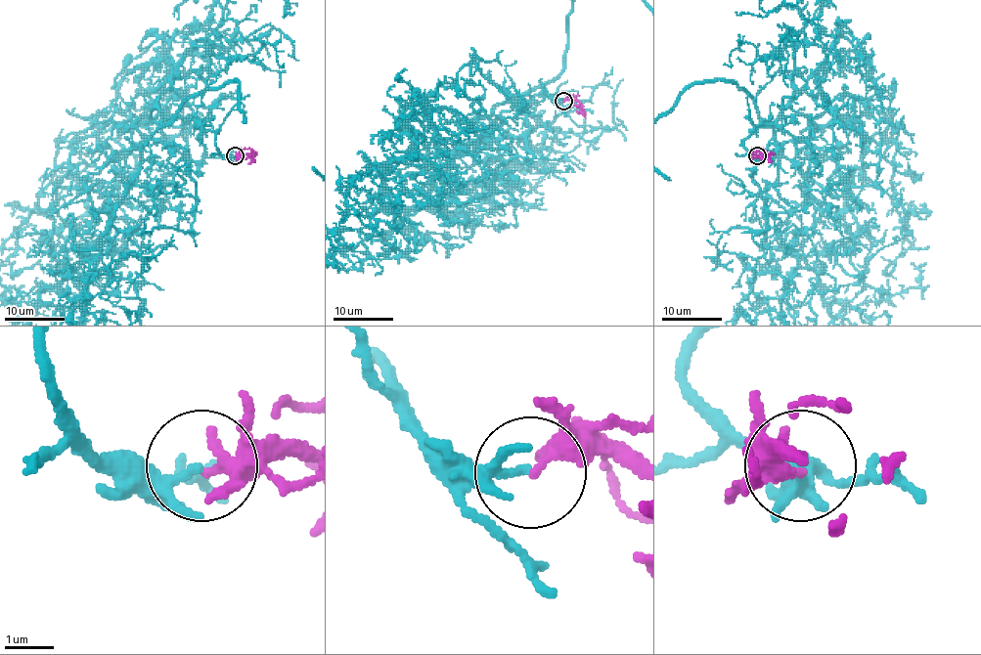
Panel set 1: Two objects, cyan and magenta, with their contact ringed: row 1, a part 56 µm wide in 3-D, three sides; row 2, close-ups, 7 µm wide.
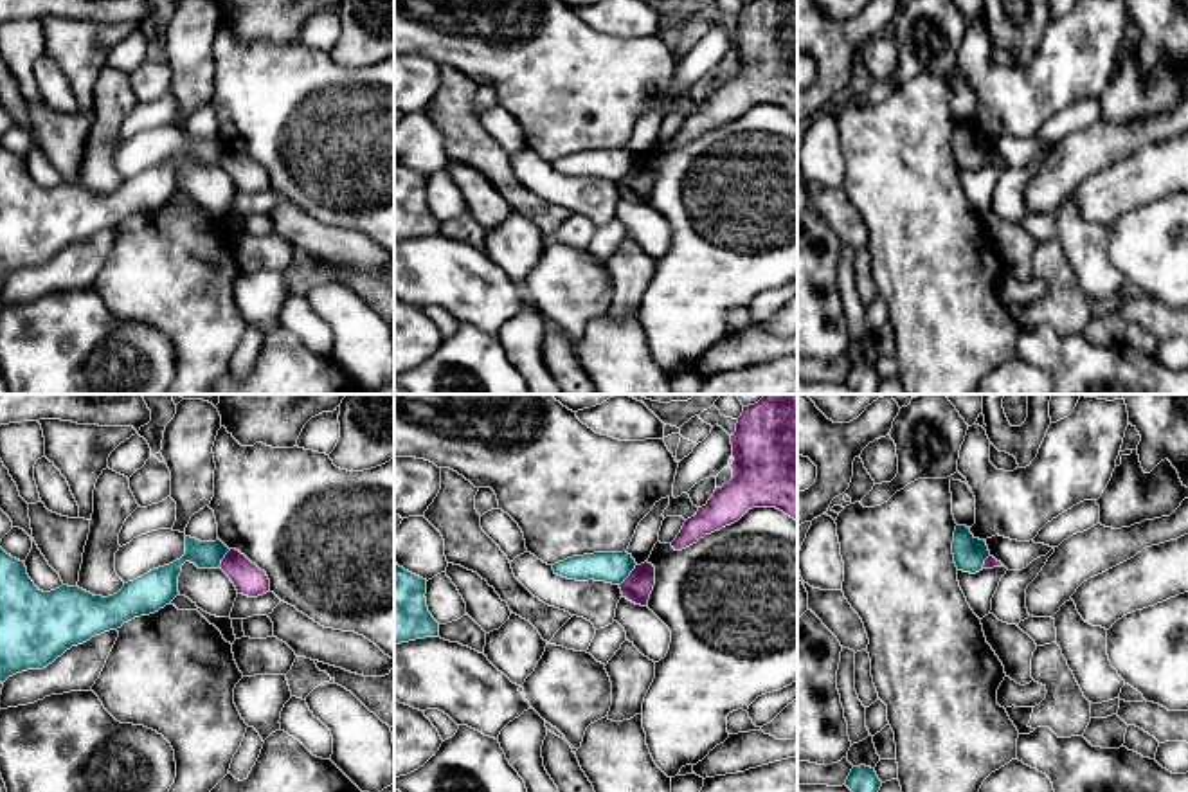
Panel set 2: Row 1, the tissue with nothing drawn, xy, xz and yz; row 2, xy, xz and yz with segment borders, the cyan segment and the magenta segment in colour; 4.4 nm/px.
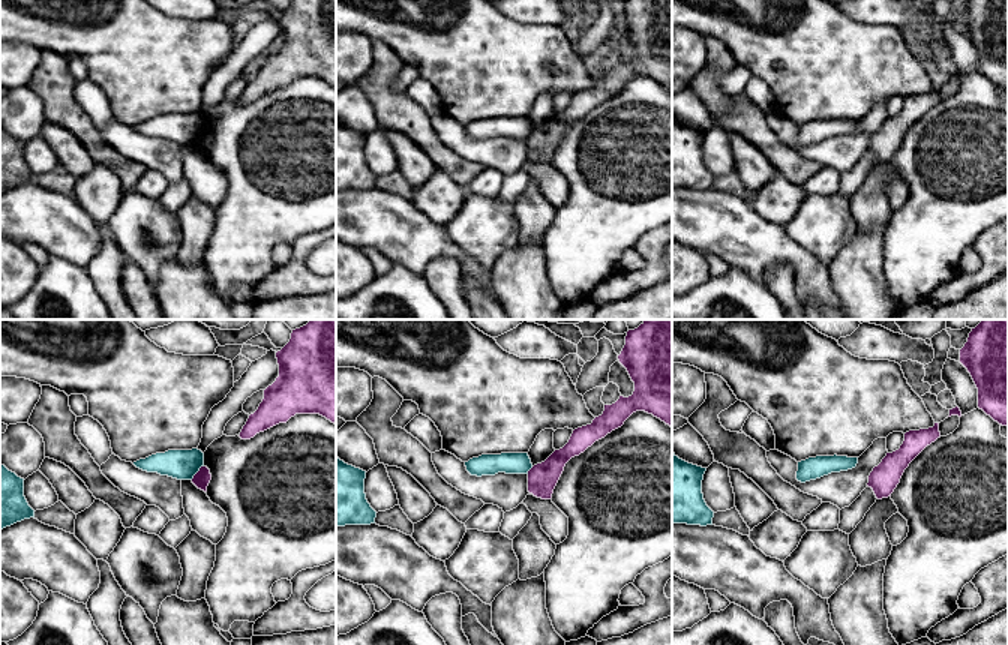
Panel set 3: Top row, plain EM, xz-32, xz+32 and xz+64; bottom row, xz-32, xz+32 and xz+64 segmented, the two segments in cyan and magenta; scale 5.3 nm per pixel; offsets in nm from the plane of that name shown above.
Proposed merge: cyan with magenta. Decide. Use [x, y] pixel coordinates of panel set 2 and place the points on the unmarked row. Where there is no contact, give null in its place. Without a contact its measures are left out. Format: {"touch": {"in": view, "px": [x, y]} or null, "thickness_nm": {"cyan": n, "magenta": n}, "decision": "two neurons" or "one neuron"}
{"touch": {"in": "xz", "px": [629, 171]}, "thickness_nm": {"cyan": 140, "magenta": 130}, "decision": "two neurons"}

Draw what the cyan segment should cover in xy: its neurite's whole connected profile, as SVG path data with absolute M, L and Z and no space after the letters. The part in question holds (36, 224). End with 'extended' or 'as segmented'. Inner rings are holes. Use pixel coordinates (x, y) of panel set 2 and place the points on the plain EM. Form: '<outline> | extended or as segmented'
M185 133L180 157L103 194L68 182L43 189L29 175L25 160L0 144L0 279L27 266L43 266L72 243L158 209L180 191L178 173L185 158L220 166L229 148L221 137Z | as segmented

